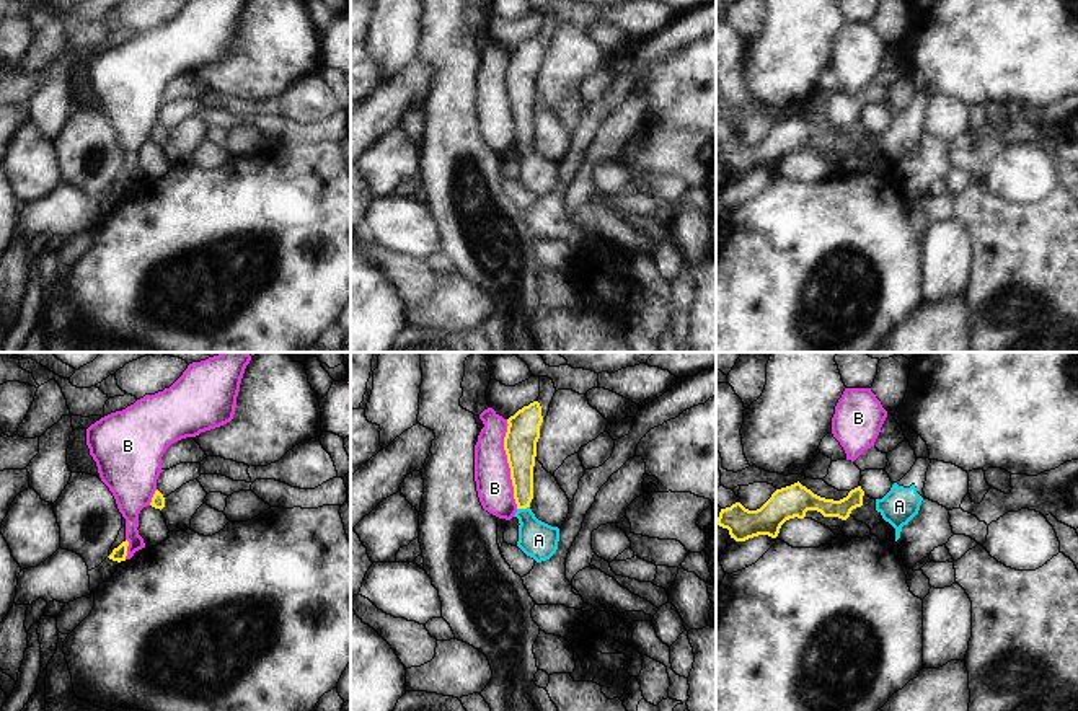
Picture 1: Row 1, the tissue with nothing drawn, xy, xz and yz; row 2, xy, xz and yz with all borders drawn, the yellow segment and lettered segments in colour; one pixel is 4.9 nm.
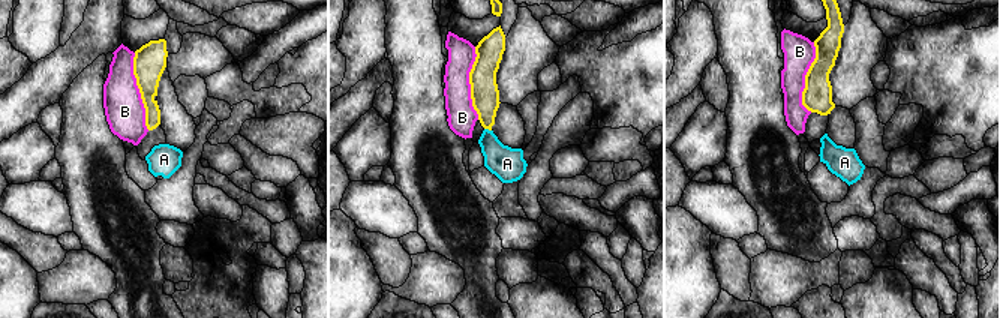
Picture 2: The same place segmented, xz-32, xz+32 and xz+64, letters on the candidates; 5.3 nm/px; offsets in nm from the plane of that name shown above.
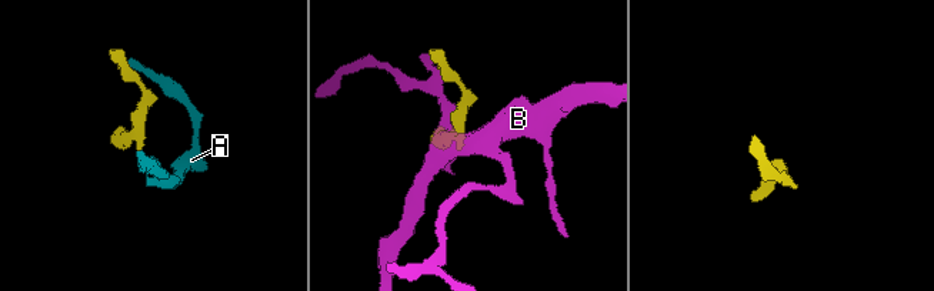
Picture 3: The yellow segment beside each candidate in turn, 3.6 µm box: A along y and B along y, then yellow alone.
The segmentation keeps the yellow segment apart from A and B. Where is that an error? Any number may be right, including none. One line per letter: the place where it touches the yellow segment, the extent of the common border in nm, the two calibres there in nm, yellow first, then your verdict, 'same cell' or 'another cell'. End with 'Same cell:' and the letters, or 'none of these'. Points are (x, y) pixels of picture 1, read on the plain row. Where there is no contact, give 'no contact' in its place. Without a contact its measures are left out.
A: xz (522, 142) | 70 nm | 140/190 nm | same cell
B: xz (508, 97) | 440 nm | 160/180 nm | another cell
Same cell: A

